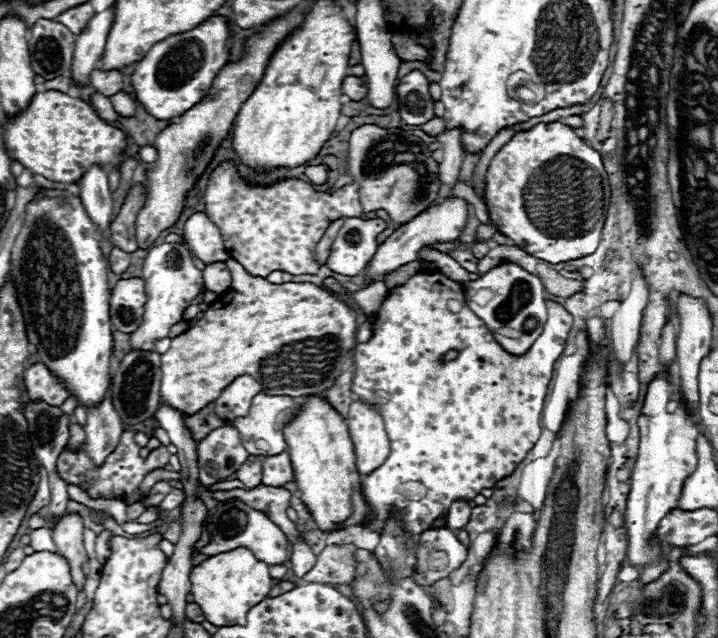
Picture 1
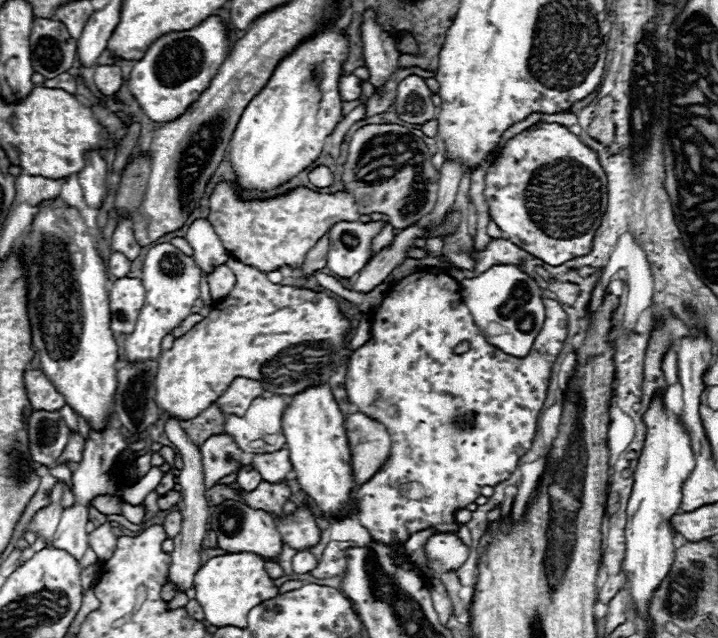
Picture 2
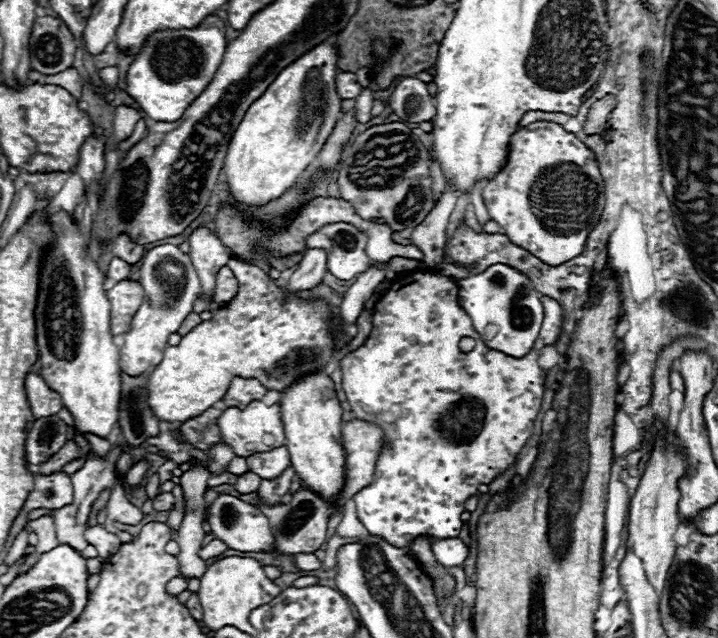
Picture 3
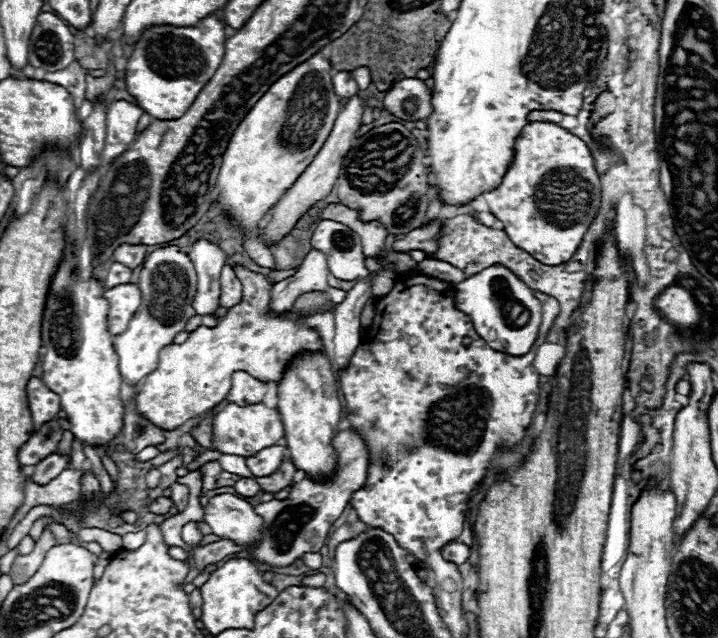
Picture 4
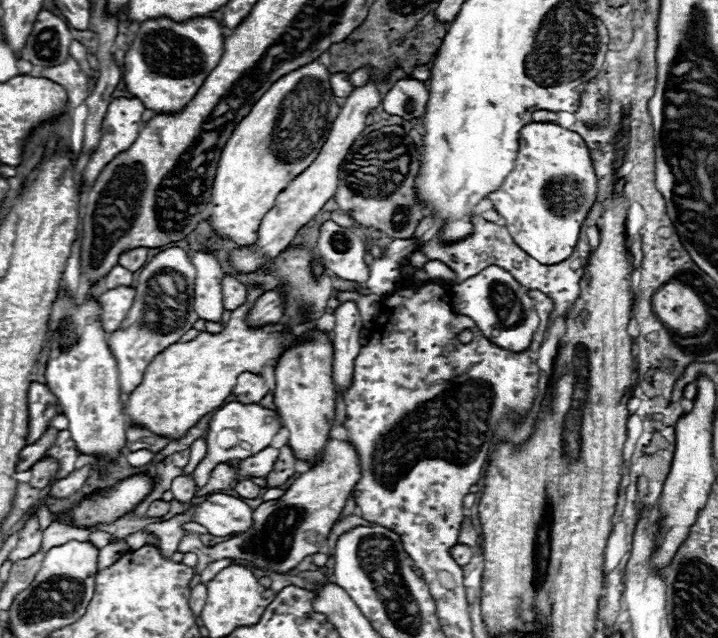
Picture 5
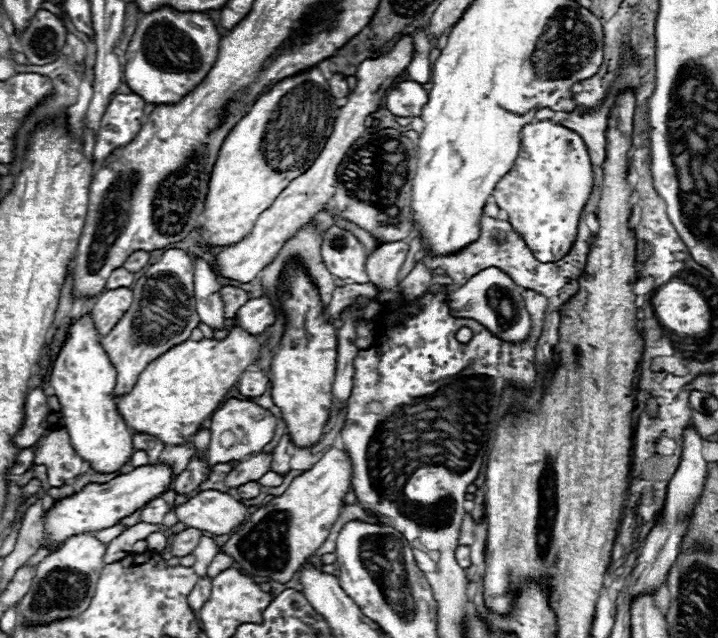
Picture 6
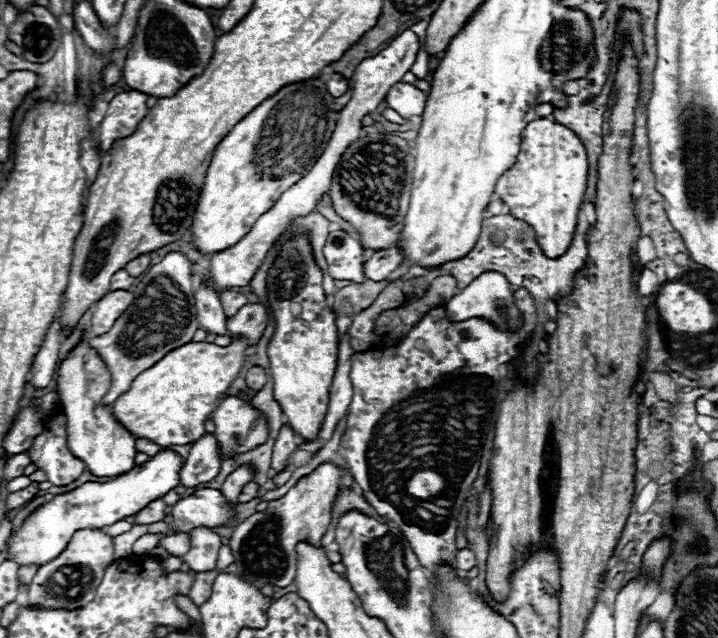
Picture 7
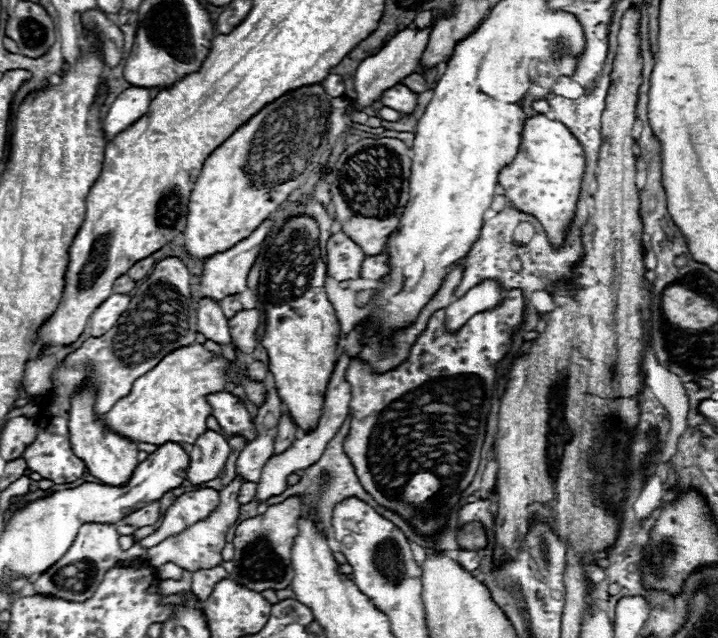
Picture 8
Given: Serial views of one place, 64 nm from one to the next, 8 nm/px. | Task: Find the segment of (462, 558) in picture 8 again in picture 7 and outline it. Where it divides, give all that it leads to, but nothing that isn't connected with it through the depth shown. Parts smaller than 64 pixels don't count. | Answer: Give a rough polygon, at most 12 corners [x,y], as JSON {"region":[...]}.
{"region":[[458,550],[456,566],[462,572],[476,566],[472,550]]}

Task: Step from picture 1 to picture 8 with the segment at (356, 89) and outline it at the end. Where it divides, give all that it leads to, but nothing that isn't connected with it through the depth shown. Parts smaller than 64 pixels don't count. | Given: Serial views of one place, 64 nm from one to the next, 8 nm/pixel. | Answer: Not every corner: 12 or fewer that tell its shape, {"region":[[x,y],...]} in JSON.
{"region":[[328,74],[322,82],[326,94],[344,96],[344,82],[338,74]]}

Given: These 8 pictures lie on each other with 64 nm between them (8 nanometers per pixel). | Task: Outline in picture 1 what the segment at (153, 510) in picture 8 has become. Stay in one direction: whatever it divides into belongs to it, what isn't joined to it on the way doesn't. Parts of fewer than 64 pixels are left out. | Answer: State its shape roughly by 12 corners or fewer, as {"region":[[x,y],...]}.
{"region":[[182,490],[172,492],[160,502],[162,510],[174,510],[184,500]]}

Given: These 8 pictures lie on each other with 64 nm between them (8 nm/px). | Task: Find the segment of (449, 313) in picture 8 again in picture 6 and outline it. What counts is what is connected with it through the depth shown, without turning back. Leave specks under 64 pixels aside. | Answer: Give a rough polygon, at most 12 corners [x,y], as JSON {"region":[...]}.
{"region":[[492,266],[448,296],[452,316],[522,344],[532,320],[520,288]]}

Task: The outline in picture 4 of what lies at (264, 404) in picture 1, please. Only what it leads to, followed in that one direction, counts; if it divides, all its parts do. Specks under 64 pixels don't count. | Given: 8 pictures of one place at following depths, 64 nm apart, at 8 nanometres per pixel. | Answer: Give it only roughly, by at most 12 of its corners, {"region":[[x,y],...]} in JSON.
{"region":[[228,404],[214,416],[214,448],[252,456],[284,436],[280,412]]}

